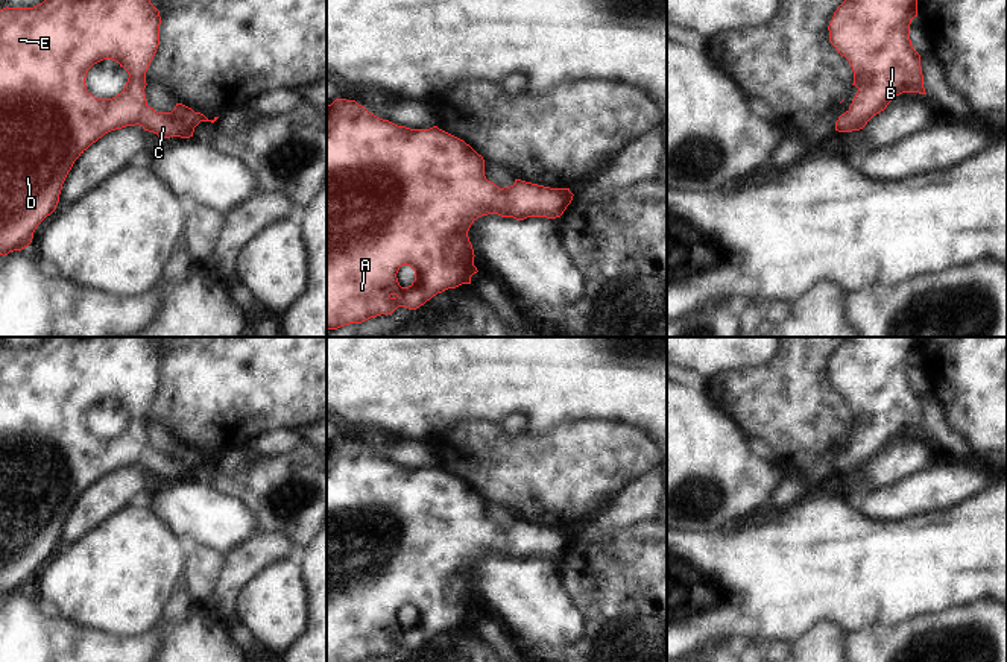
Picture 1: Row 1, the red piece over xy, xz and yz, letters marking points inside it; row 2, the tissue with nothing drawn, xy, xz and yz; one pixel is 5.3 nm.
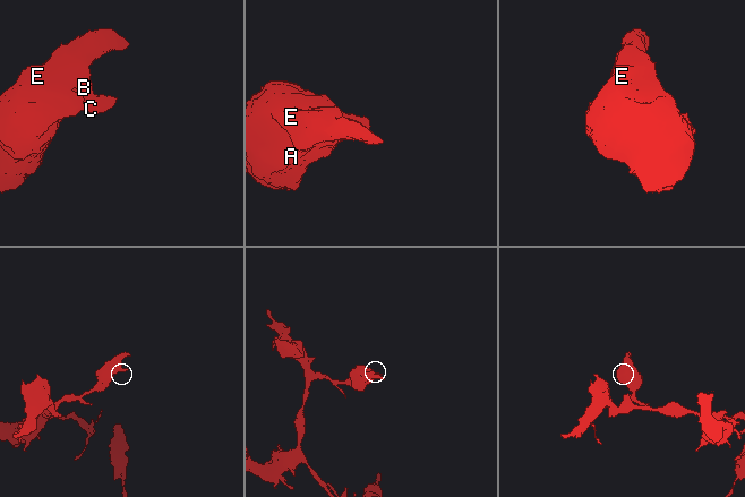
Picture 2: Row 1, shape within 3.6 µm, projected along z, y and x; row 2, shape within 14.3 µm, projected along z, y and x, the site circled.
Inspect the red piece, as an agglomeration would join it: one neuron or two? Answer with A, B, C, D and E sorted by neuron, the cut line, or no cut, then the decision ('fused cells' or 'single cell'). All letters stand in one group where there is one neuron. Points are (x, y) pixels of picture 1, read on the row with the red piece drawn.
A B C D E; no cut; single cell

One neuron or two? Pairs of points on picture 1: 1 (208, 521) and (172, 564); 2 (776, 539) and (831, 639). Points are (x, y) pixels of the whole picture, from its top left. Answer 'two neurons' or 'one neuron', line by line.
1: two neurons
2: two neurons

